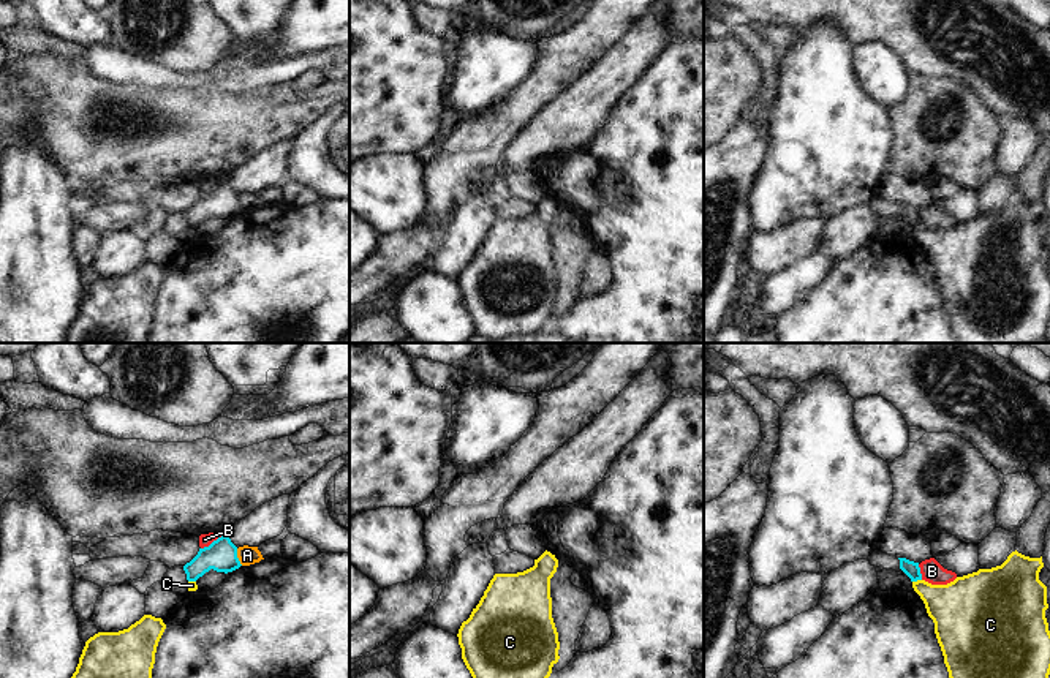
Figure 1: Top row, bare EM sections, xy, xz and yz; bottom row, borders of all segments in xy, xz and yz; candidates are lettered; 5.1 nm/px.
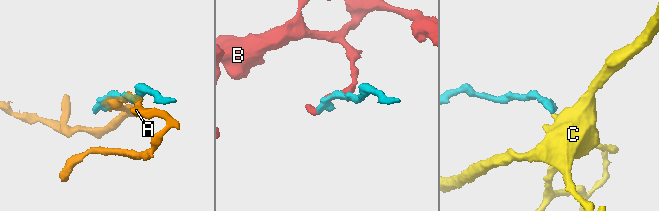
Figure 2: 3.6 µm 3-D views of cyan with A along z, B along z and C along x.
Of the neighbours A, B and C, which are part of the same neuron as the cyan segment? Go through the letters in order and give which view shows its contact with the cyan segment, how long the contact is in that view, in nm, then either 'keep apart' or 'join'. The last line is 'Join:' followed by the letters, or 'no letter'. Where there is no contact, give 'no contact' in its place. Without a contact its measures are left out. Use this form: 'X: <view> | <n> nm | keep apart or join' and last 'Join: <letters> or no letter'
A: xy | 90 nm | keep apart
B: xy | 160 nm | keep apart
C: yz | 50 nm | join
Join: C

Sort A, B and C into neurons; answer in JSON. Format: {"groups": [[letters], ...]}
{"groups": [["A"], ["B"], ["C"]]}

